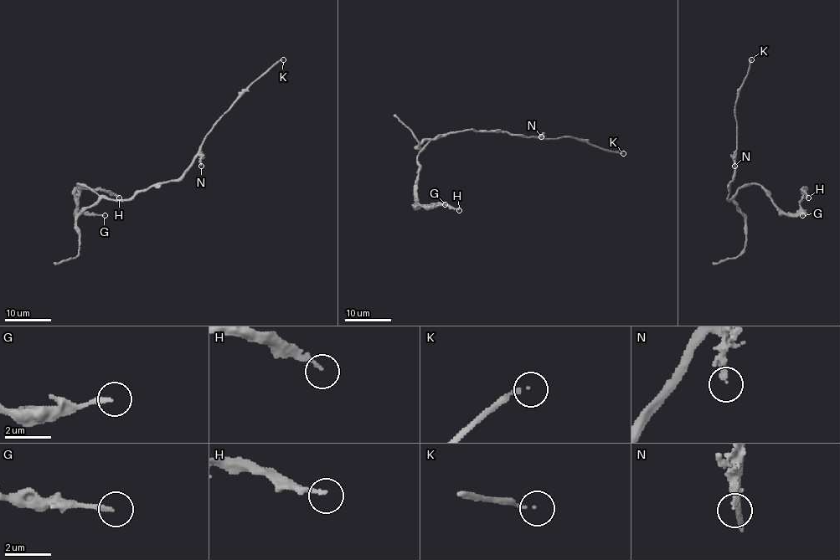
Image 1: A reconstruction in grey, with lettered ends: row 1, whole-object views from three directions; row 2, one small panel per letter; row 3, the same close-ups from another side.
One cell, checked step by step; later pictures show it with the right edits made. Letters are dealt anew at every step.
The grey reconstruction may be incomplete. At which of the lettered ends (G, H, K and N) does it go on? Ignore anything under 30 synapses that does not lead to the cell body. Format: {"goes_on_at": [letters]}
{"goes_on_at": ["K"]}

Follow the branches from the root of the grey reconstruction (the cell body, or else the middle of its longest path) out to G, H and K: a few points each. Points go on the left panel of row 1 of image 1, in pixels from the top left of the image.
G: (140, 192), (136, 192), (127, 199), (110, 199), (78, 184), (76, 214), (105, 215)
H: (140, 192), (127, 199), (110, 199), (78, 184), (75, 213), (75, 192), (79, 188), (109, 190), (119, 197)
K: (140, 192), (176, 181), (192, 162), (213, 123), (255, 80), (283, 59)

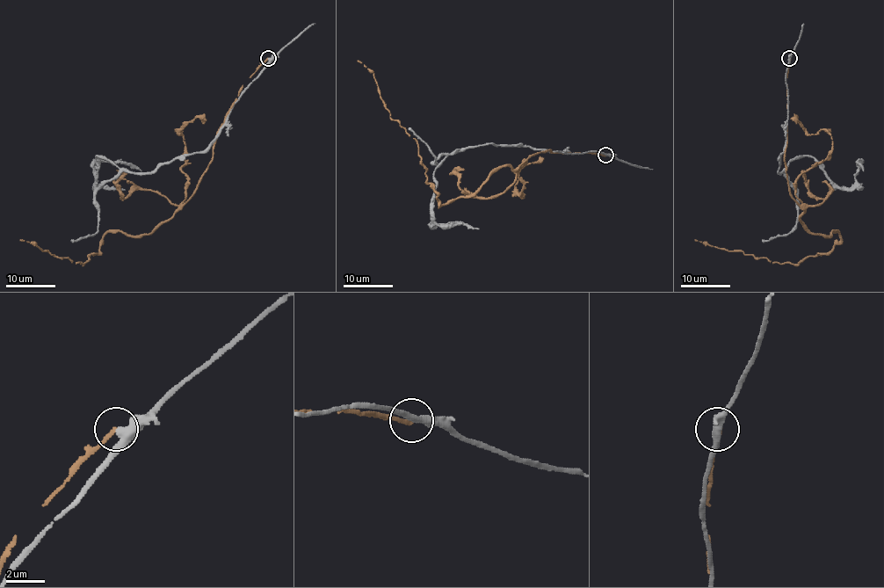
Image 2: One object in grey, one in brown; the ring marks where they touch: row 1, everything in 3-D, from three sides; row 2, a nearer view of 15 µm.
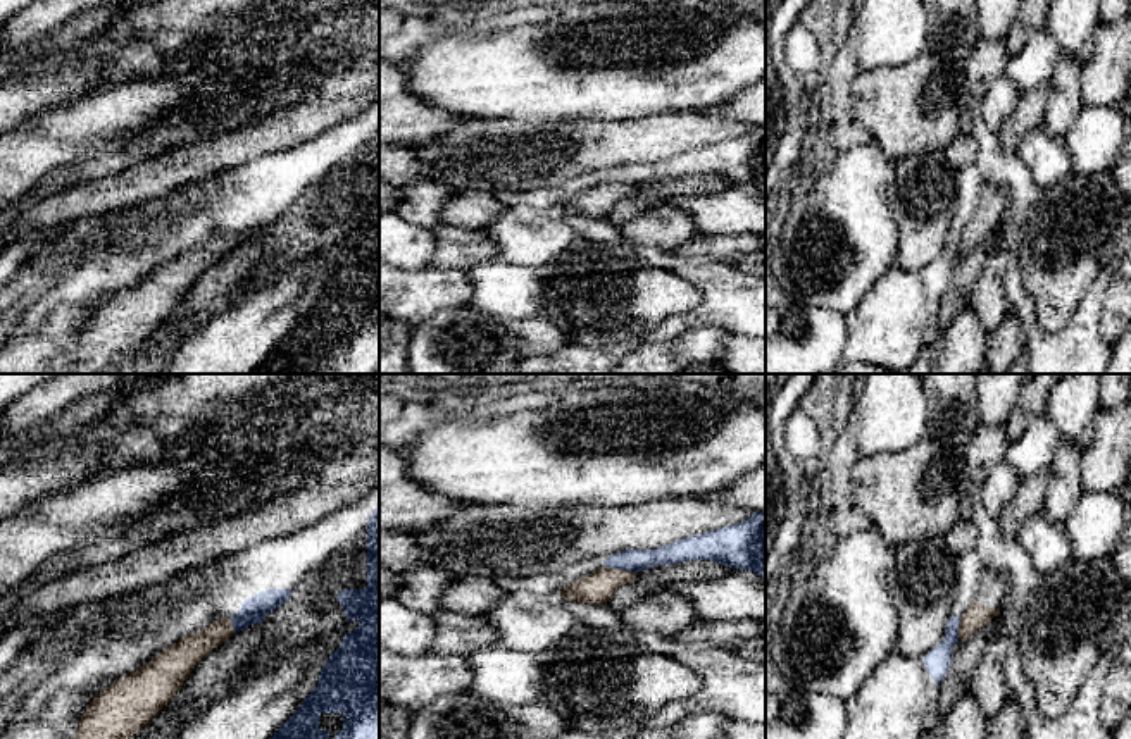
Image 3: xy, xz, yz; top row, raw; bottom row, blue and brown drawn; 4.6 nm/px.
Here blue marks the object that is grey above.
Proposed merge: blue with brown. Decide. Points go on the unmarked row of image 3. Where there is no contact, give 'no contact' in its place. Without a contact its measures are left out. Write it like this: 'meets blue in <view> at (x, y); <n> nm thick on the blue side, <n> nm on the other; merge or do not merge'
meets blue in xz at (621, 183); 110 nm thick on the blue side, 150 nm on the other; do not merge

